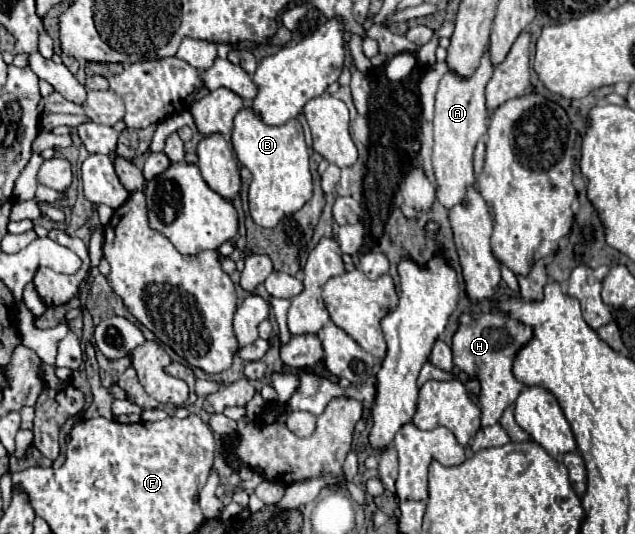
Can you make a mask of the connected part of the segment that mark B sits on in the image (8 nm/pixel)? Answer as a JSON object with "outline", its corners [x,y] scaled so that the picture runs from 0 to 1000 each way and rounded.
{"outline":[[[395,200],[380,204],[370,215],[364,268],[367,268],[367,279],[370,279],[376,305],[386,309],[398,328],[398,339],[392,350],[392,395],[395,395],[395,406],[405,421],[433,425],[449,403],[471,395],[490,373],[493,339],[490,339],[490,320],[487,320],[487,287],[483,287],[483,272],[480,272],[480,257],[477,257],[477,238],[468,223],[458,223],[446,234],[417,234],[411,227],[411,219]]]}

